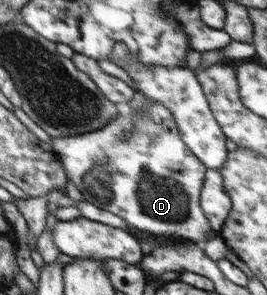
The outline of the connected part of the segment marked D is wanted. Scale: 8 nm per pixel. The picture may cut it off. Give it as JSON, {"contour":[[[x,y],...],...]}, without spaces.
{"contour":[[[150,99],[148,104],[148,110],[142,112],[142,110],[132,110],[127,116],[118,115],[109,123],[105,124],[103,128],[94,130],[93,132],[86,132],[77,136],[60,136],[59,138],[52,137],[52,147],[54,152],[60,158],[64,171],[69,180],[73,181],[73,184],[77,186],[77,193],[84,196],[84,200],[91,204],[111,212],[124,218],[131,226],[139,228],[139,230],[146,230],[151,233],[153,237],[157,235],[172,235],[175,234],[183,239],[189,239],[195,243],[200,244],[201,240],[208,237],[211,233],[211,225],[200,205],[200,192],[204,183],[204,176],[206,173],[206,166],[199,160],[189,147],[183,142],[182,136],[179,134],[175,119],[168,108],[165,108],[162,104],[159,104],[155,100]]]}

